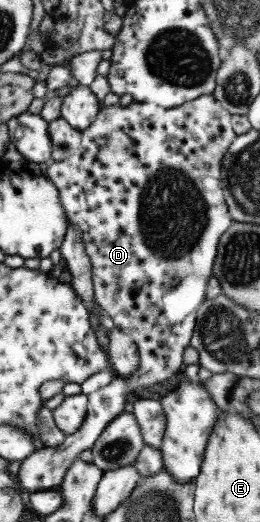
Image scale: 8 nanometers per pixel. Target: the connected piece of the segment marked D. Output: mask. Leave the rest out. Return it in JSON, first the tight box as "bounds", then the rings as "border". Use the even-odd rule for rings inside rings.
{"bounds":[16,94,236,494],"border":[[[211,94],[167,109],[138,102],[126,106],[100,105],[94,117],[95,120],[80,131],[80,145],[76,150],[64,159],[50,161],[45,177],[58,190],[68,224],[75,224],[81,234],[84,252],[90,261],[94,302],[113,321],[113,327],[135,343],[139,364],[133,374],[115,374],[110,384],[86,396],[83,422],[75,432],[65,435],[57,448],[35,449],[20,461],[16,481],[27,494],[55,489],[71,461],[77,459],[82,450],[91,448],[107,423],[123,411],[126,395],[135,395],[136,387],[161,383],[179,371],[182,352],[190,346],[199,304],[206,300],[205,290],[212,275],[219,237],[233,221],[221,194],[220,170],[221,158],[236,134],[229,112]]]}

